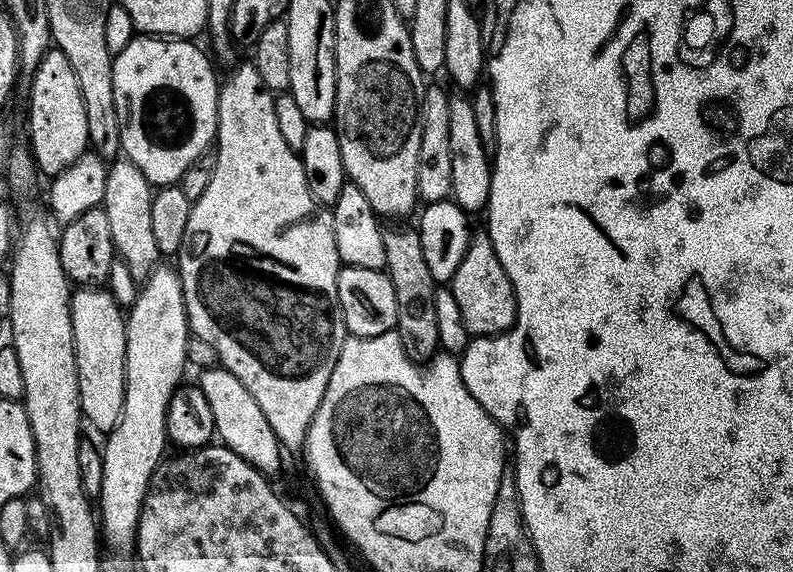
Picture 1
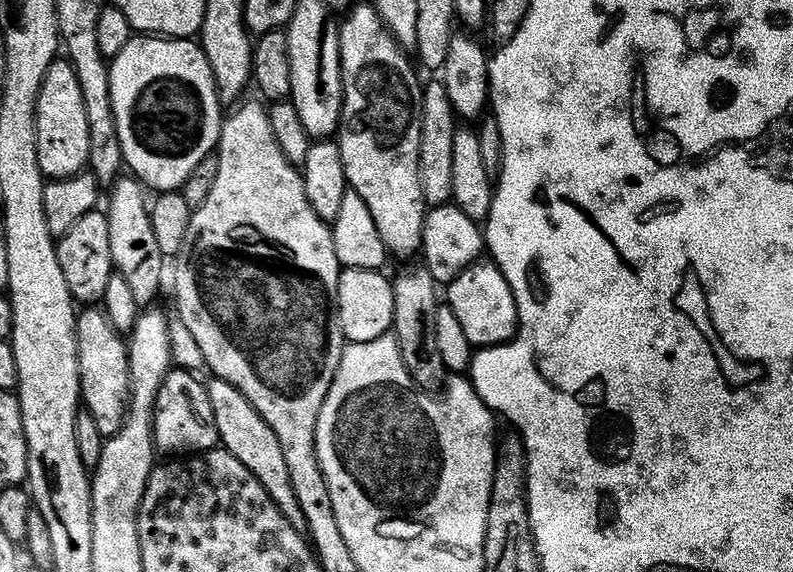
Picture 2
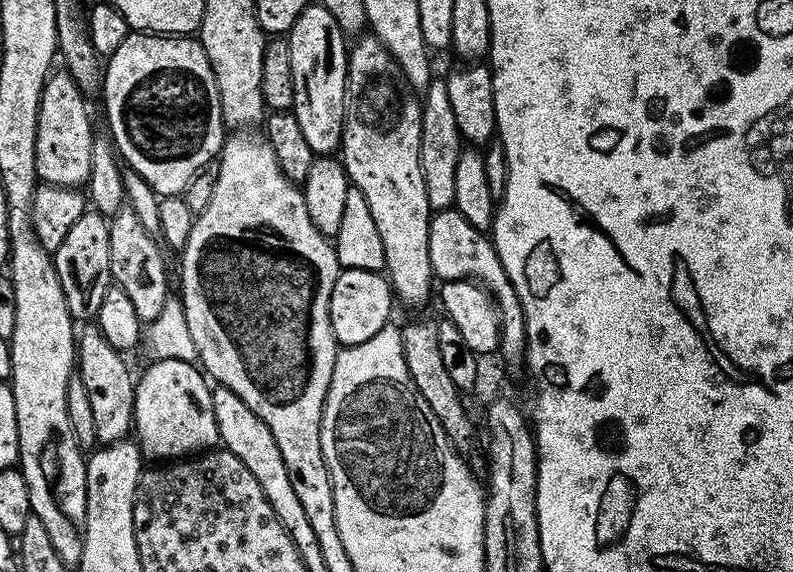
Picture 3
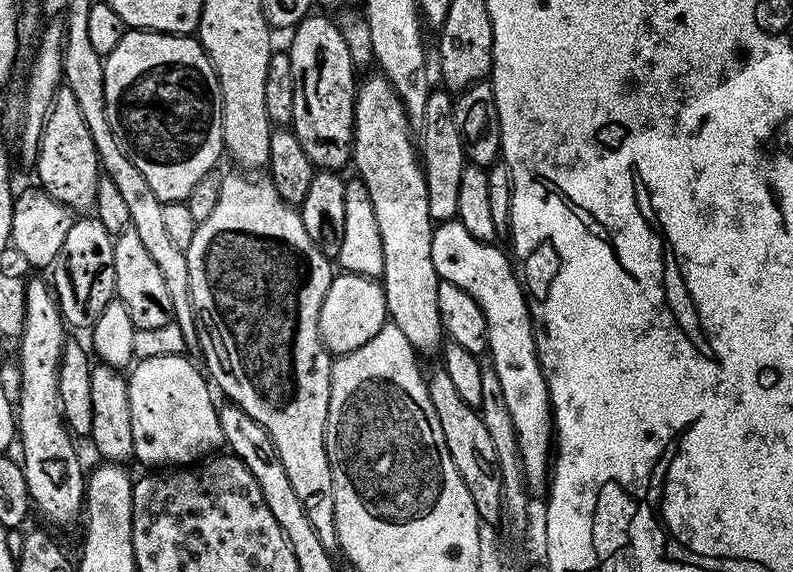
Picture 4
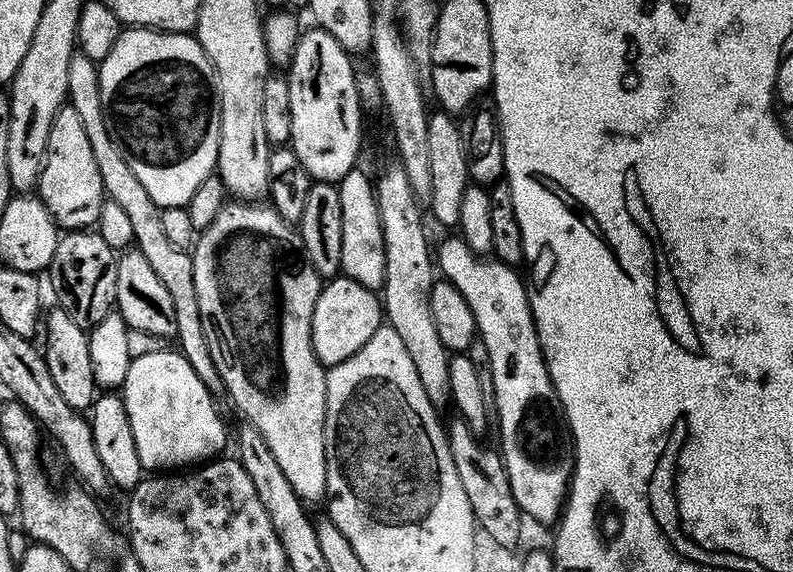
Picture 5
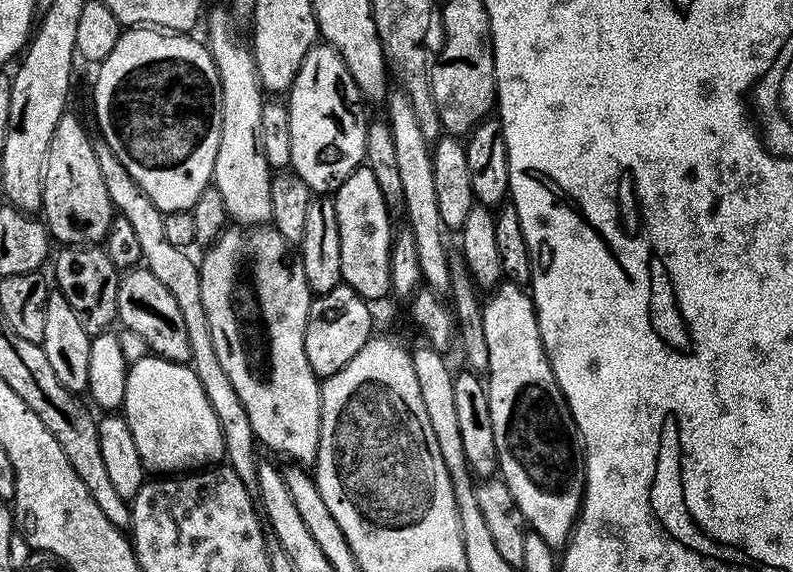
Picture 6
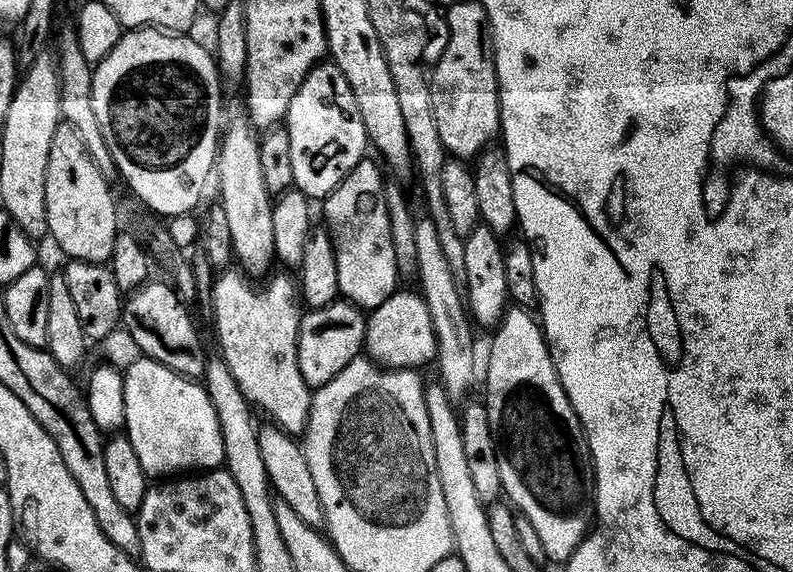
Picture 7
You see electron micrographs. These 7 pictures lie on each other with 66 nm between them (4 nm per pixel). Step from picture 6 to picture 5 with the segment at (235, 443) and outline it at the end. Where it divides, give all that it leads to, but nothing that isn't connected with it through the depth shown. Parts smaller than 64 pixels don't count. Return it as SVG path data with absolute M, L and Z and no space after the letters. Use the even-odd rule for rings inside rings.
M79 50L73 52L70 58L70 71L66 73L68 87L67 103L74 106L74 111L80 115L82 126L86 130L86 139L90 142L90 151L94 154L94 162L98 165L98 174L102 174L102 186L107 199L118 202L118 206L127 214L134 229L136 239L135 251L146 254L146 259L154 269L158 282L166 286L174 305L174 318L178 318L178 330L174 337L178 342L178 351L190 362L194 374L202 378L209 392L220 394L224 392L224 383L218 374L218 366L214 366L214 358L210 358L210 345L206 342L206 330L202 330L202 314L198 314L198 293L194 290L194 262L185 249L174 246L170 238L162 230L162 209L150 198L146 186L130 170L126 158L122 158L122 150L114 146L114 138L110 138L110 130L106 126L106 114L100 97L100 70L97 61L86 58Z

